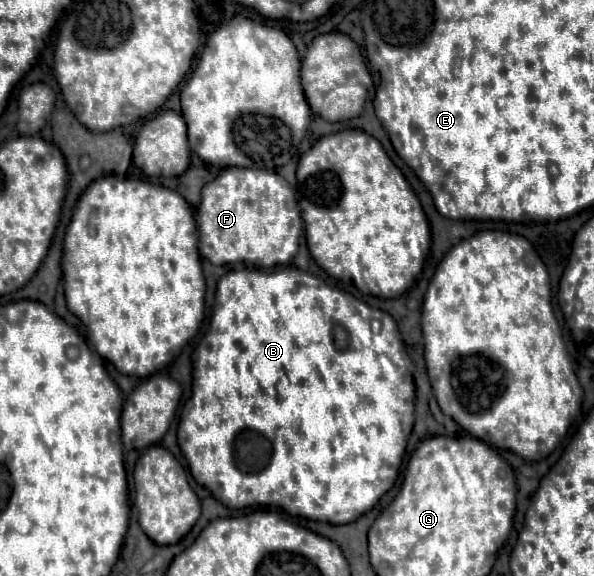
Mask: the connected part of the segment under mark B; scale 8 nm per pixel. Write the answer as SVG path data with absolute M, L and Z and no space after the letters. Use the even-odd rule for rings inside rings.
M279 267L279 269L273 269L273 271L261 271L261 269L241 269L241 271L231 271L231 275L223 275L217 283L217 291L215 291L215 311L213 311L213 317L211 317L211 323L209 323L209 331L207 335L201 339L195 355L193 355L193 395L191 399L185 403L183 411L181 411L181 423L179 423L179 429L177 429L177 437L179 437L179 447L189 463L189 469L191 469L191 475L195 477L195 481L203 487L207 487L215 499L219 499L223 505L227 507L233 507L233 509L243 509L251 506L263 506L263 507L276 507L276 509L283 510L289 515L297 515L297 517L305 517L305 519L315 519L315 521L325 521L325 523L331 523L331 525L345 525L345 523L353 523L357 521L363 513L367 513L369 509L375 507L375 503L381 499L381 495L385 495L393 485L395 485L395 479L399 475L399 467L401 467L401 461L403 461L403 453L405 453L405 447L407 447L407 437L413 429L413 399L415 399L415 385L413 385L413 371L414 365L405 351L405 345L403 345L403 339L401 339L401 333L397 329L397 323L393 321L393 317L389 313L383 312L380 309L376 309L367 303L349 295L349 293L328 284L323 279L313 277L301 269L295 269L295 267ZM341 327L345 331L345 339L347 339L347 345L343 349L337 349L335 345L335 329Z

